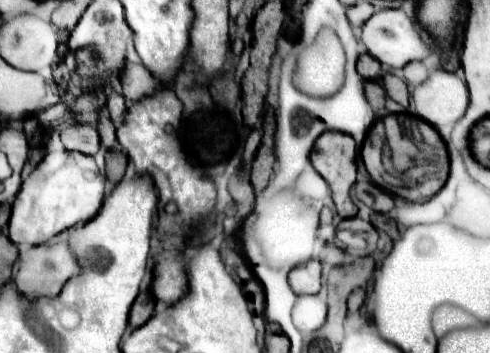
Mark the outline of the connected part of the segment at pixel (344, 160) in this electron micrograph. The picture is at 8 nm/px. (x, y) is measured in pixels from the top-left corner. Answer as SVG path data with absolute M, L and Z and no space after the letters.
M322 133L310 153L314 169L328 181L332 197L342 219L356 217L358 209L350 199L350 189L356 183L356 143L350 135Z

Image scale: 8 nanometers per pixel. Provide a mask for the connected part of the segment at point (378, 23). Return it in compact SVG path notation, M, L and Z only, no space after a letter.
M386 9L372 15L362 27L362 43L368 47L374 59L390 69L402 69L410 61L424 61L432 55L432 47L424 43L416 19L408 17L402 9Z

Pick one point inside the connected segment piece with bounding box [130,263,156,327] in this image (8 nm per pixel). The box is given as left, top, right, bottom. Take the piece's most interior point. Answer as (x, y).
(143, 308)

